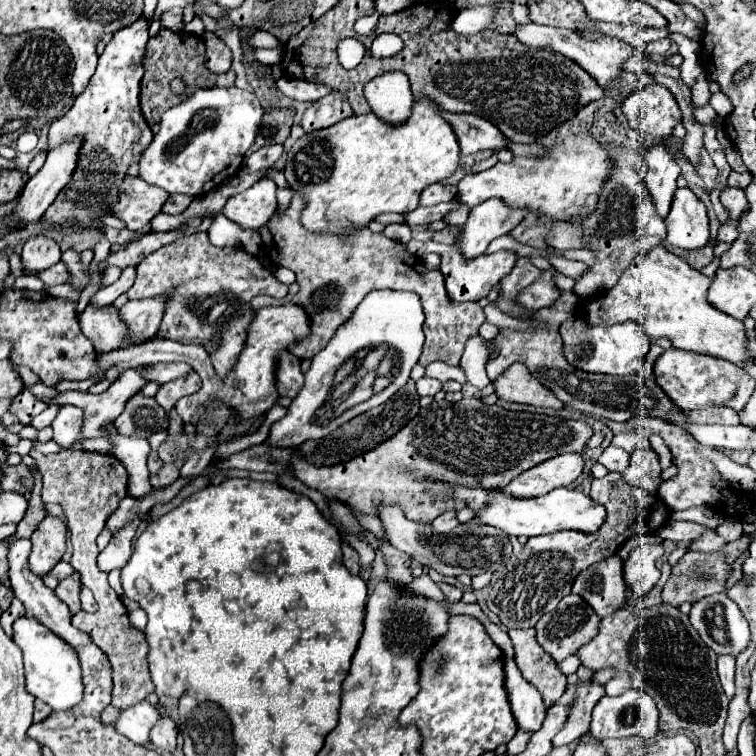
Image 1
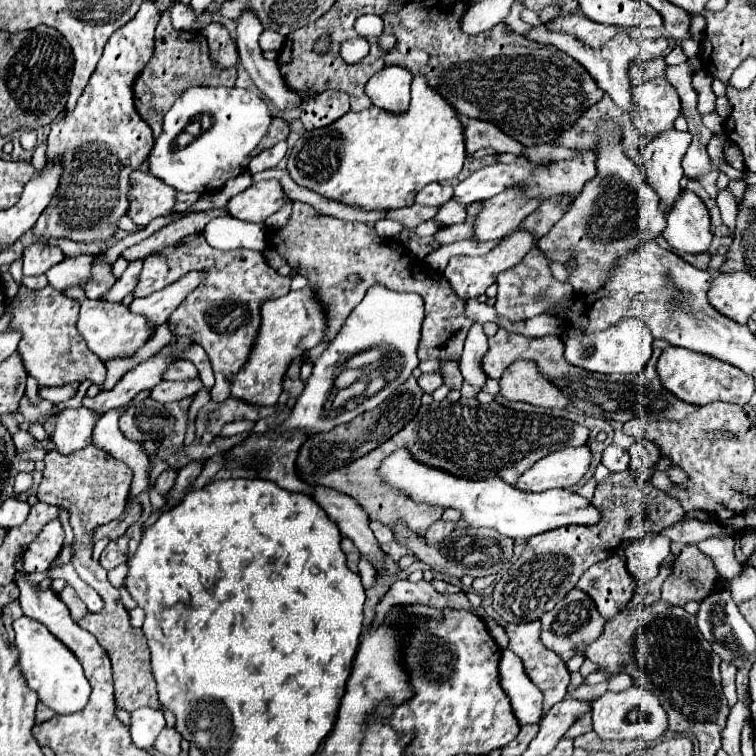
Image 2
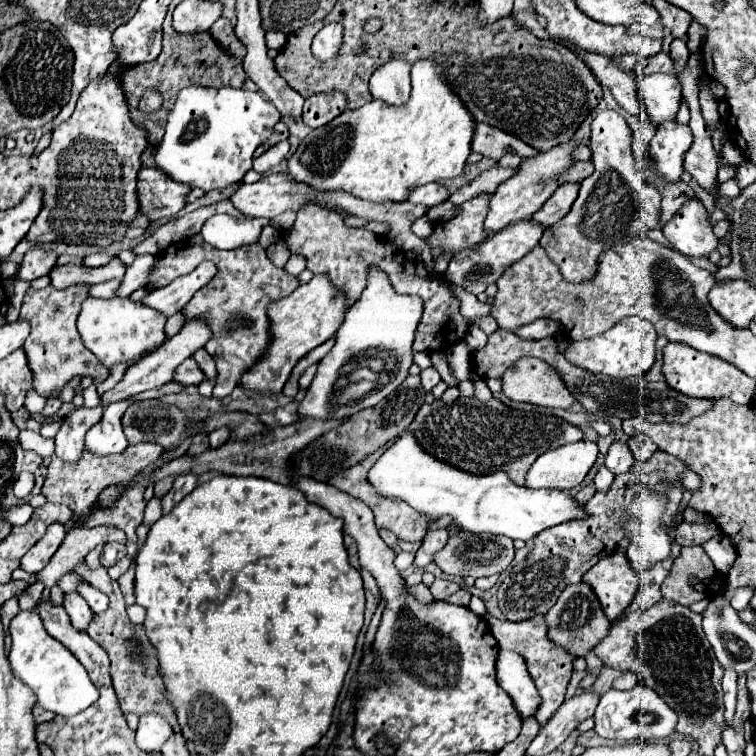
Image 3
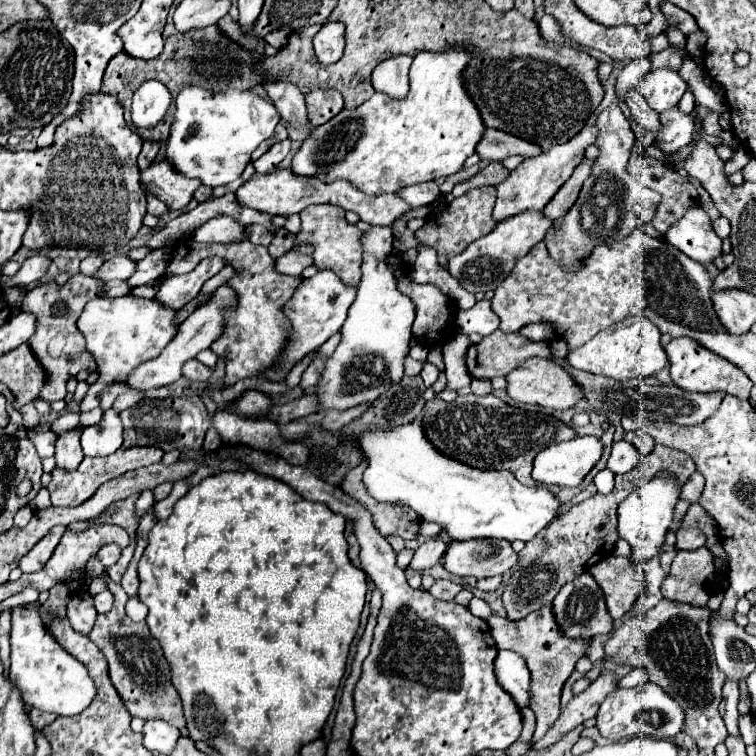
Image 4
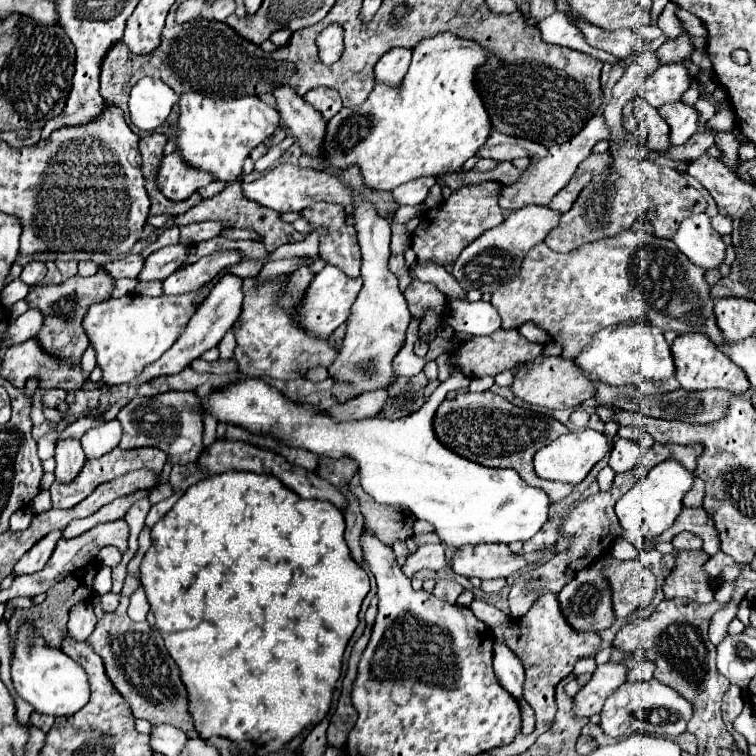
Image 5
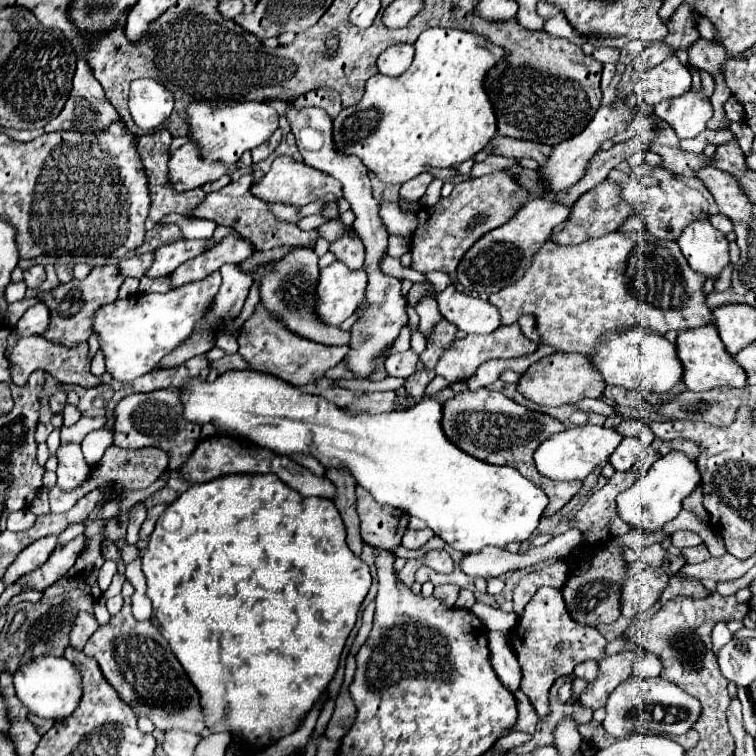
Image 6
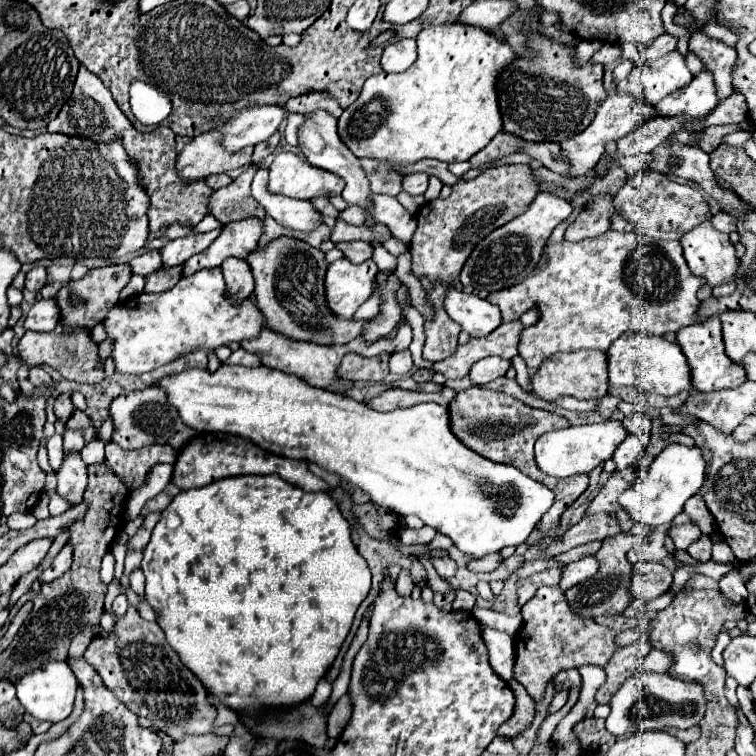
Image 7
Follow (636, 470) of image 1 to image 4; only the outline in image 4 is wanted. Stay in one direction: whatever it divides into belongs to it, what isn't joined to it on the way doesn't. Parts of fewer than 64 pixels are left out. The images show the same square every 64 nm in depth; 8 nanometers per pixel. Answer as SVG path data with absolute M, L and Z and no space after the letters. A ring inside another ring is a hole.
M626 432L624 440L630 442L638 450L640 456L648 456L652 452L652 448L654 448L654 440L644 432Z

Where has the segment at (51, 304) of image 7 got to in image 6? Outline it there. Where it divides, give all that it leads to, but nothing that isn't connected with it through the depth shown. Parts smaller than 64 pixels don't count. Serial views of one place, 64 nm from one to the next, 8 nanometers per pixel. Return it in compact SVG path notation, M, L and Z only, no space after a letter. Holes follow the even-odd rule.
M34 304L24 312L24 316L16 322L14 330L18 338L32 336L32 334L44 334L44 328L48 326L48 308L44 304Z

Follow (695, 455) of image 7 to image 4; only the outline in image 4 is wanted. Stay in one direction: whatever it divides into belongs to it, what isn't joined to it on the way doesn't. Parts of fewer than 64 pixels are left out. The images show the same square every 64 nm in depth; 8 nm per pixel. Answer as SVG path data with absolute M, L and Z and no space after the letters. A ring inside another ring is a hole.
M658 474L654 480L632 492L618 508L618 532L632 546L632 560L646 564L654 556L662 554L662 544L672 522L672 512L680 500L680 486L670 474Z

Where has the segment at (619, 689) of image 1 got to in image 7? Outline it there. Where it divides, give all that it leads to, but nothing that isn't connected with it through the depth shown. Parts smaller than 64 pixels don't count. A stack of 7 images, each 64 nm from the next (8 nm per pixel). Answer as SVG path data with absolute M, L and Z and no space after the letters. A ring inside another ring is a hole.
M650 650L640 666L642 672L666 672L668 664L672 664L672 660L668 660L668 656L664 656L664 652L660 650Z

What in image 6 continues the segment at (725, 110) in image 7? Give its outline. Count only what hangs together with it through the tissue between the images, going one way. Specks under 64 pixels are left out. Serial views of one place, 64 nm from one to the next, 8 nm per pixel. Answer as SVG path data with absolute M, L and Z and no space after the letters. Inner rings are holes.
M734 96L724 104L724 108L726 108L726 118L728 118L730 122L742 122L744 112L742 112L740 104L736 104L736 98L734 98Z

